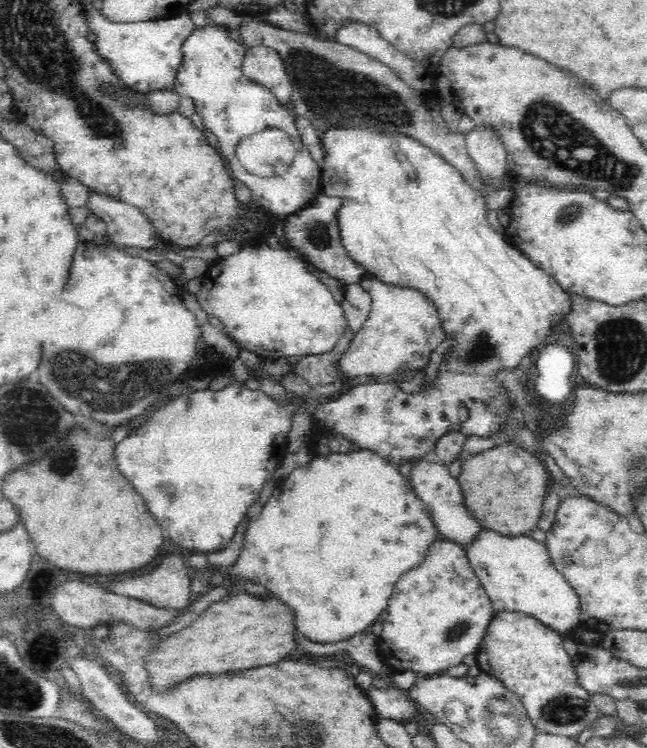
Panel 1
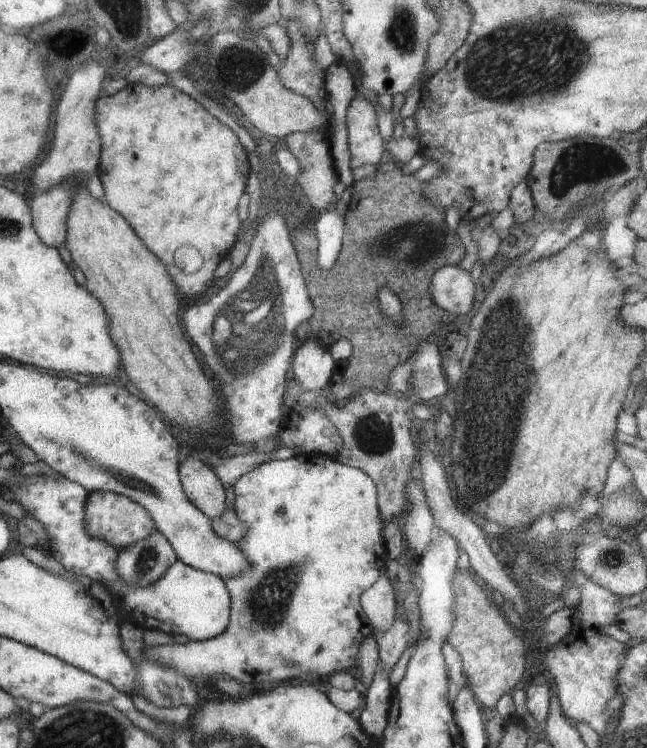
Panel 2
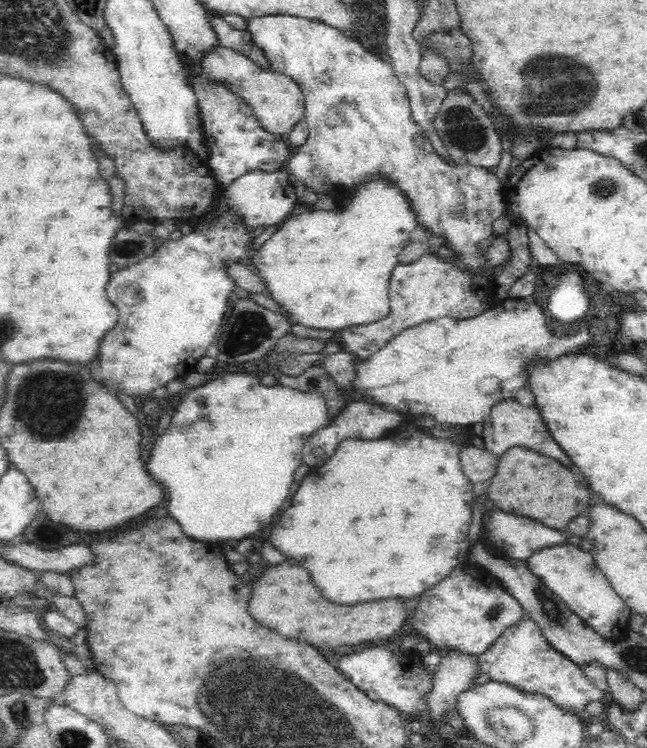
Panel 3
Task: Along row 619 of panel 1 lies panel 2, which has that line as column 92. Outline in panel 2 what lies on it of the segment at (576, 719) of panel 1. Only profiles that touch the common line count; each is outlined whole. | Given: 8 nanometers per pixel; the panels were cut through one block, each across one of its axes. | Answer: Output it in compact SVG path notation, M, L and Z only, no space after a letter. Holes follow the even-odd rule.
M112 492L88 494L84 526L86 526L86 534L90 534L92 538L100 538L100 540L108 542L110 546L114 546L119 551L135 542L142 542L144 538L148 538L156 532L154 520L150 518L150 514L140 504L122 496L122 494Z

